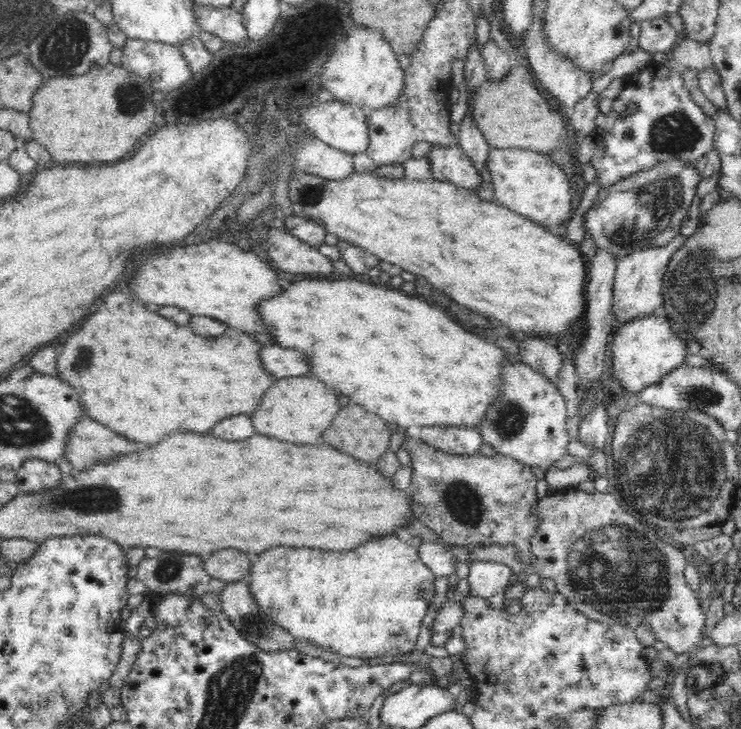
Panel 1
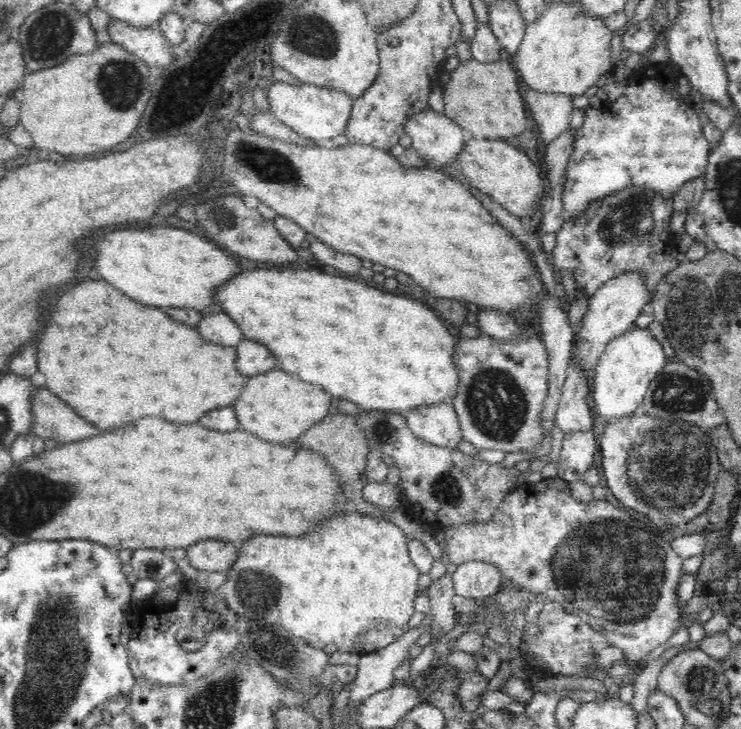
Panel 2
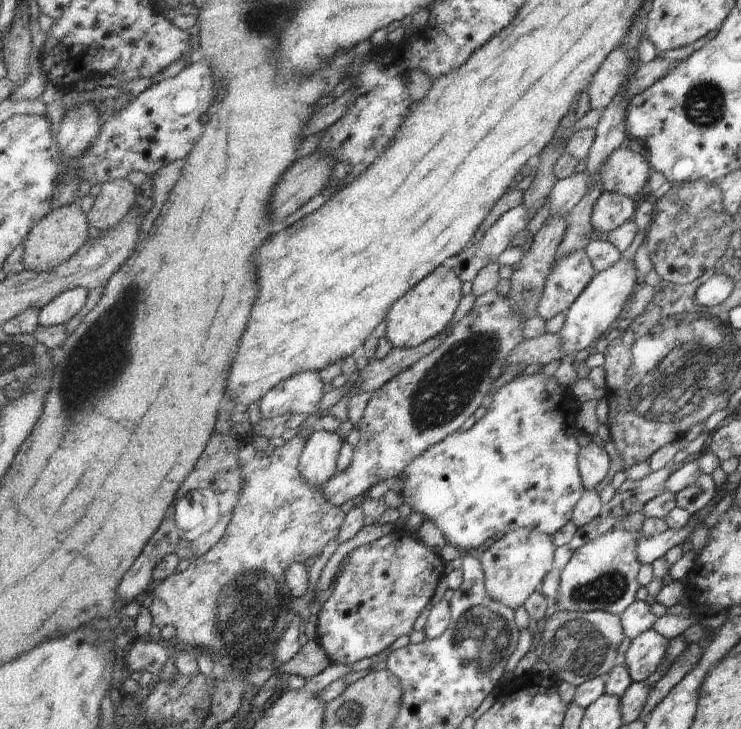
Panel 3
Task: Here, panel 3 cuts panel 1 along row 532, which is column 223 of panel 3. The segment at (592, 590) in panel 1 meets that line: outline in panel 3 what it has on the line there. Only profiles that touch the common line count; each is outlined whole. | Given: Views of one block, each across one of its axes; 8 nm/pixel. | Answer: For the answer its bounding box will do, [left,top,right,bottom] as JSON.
[149,431,346,672]

